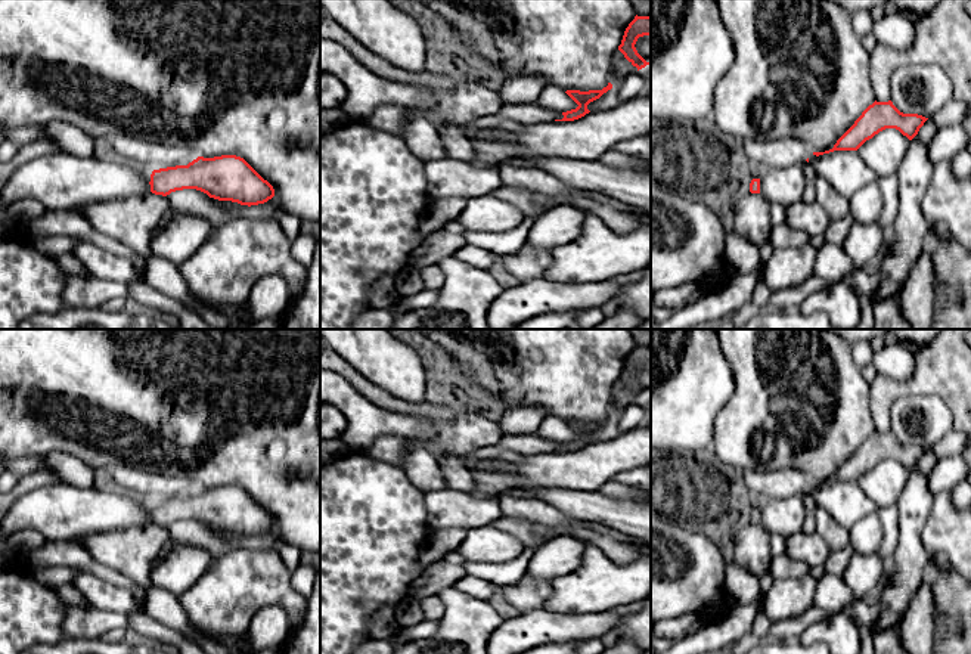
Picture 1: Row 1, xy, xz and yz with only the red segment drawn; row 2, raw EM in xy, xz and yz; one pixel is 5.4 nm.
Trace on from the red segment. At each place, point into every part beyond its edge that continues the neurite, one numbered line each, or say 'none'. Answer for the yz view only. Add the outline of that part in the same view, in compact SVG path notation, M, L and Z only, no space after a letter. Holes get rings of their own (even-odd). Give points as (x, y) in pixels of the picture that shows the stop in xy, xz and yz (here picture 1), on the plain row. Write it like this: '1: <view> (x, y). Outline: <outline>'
none

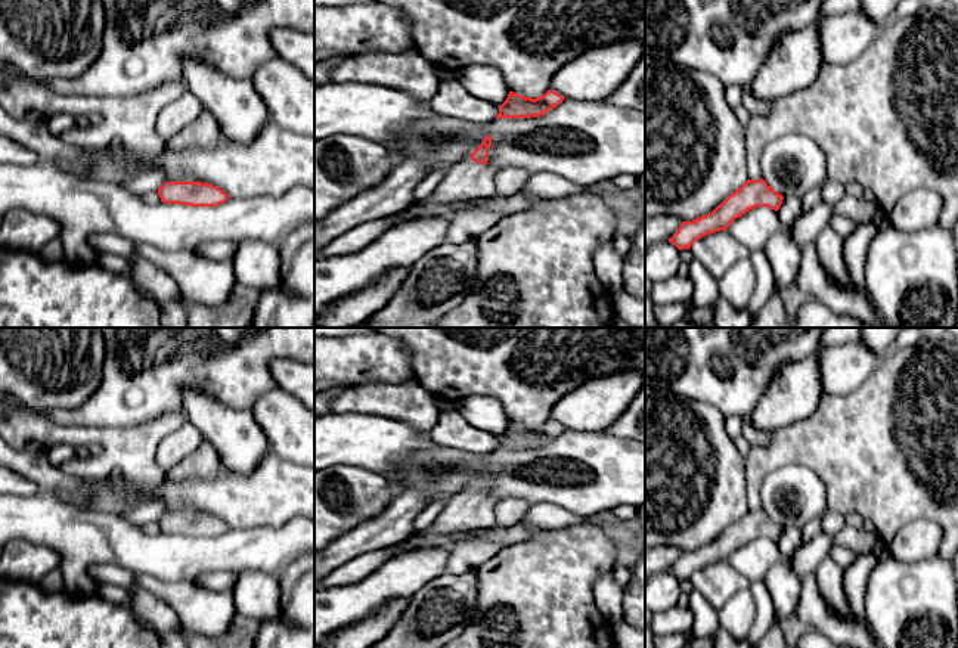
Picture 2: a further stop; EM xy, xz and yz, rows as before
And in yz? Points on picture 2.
none

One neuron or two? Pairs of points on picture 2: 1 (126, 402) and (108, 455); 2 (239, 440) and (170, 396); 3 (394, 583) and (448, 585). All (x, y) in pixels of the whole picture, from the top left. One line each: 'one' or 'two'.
1: two
2: two
3: two

